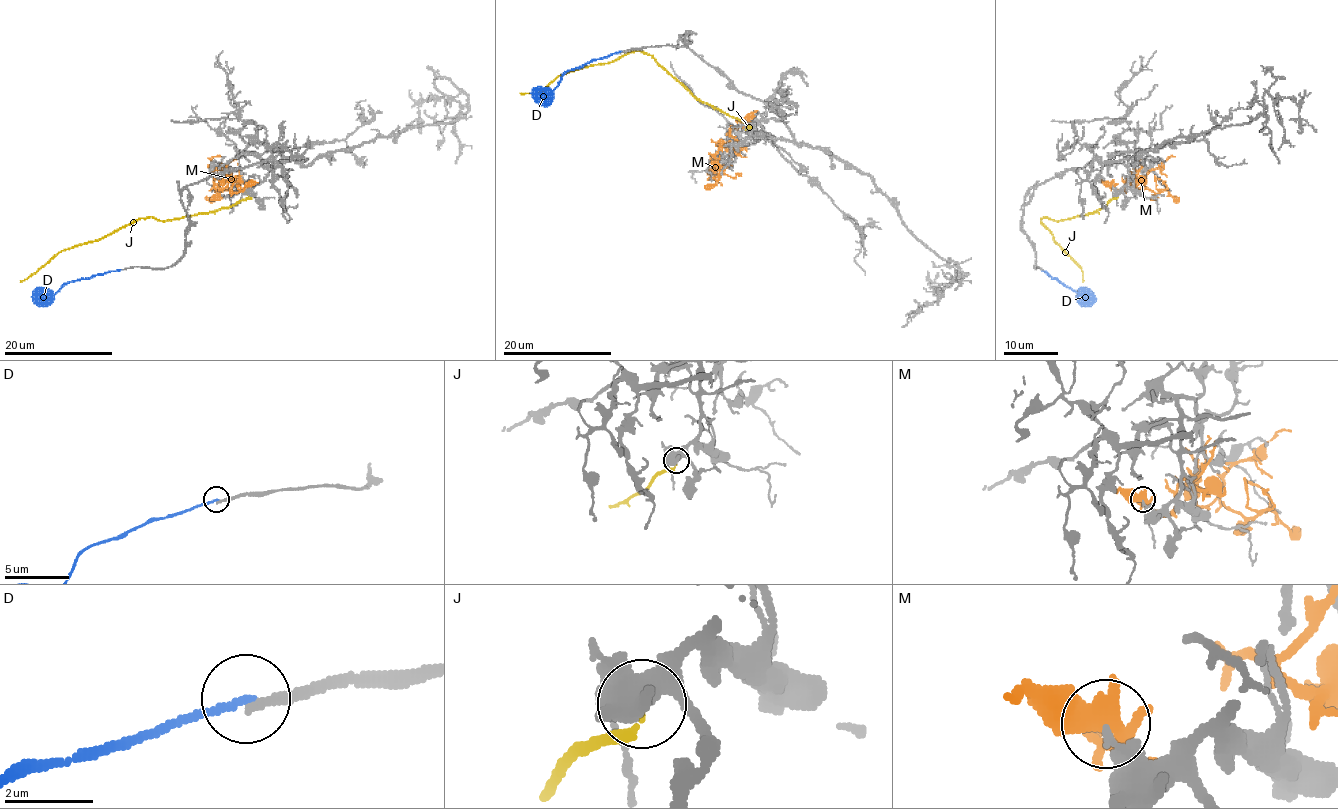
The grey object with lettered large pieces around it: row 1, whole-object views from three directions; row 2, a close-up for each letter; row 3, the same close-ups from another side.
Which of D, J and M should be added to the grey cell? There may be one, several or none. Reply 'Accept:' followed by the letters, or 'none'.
Accept: none

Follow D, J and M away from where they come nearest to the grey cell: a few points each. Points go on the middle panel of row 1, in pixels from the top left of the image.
D: (620, 51), (571, 68), (552, 90), (540, 89), (533, 97)
J: (747, 128), (741, 120), (699, 101), (650, 55), (639, 51), (563, 72), (534, 93), (519, 93)
M: (748, 123), (730, 131), (738, 147), (729, 145), (714, 155), (719, 177), (714, 185), (704, 188)

